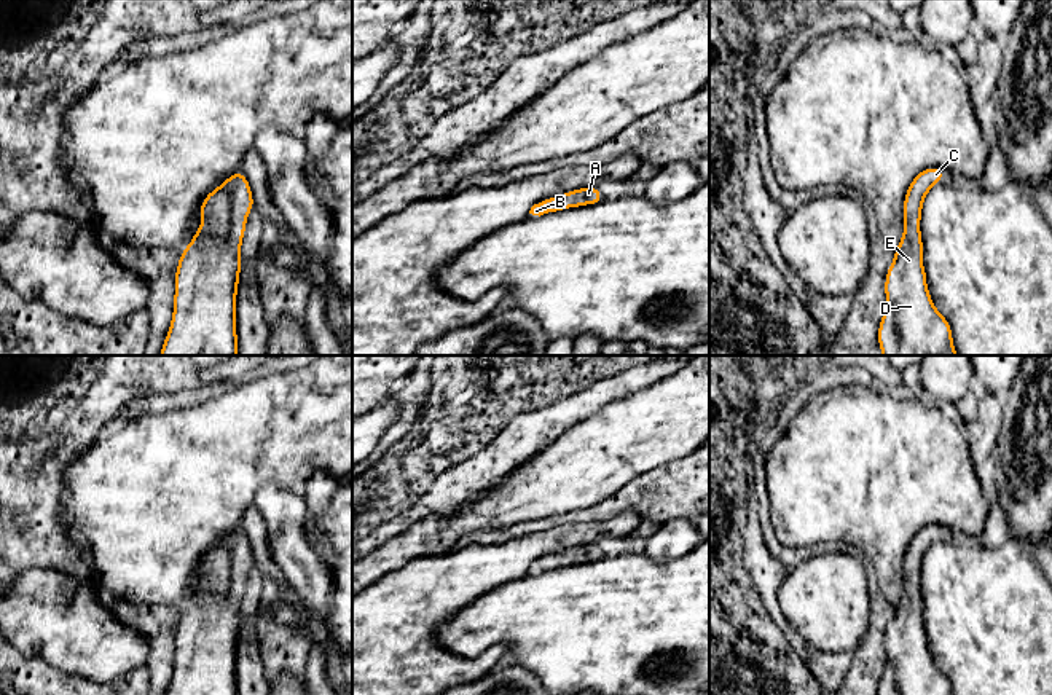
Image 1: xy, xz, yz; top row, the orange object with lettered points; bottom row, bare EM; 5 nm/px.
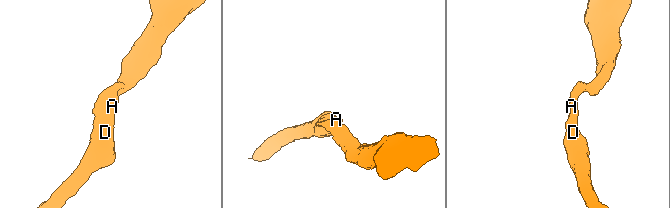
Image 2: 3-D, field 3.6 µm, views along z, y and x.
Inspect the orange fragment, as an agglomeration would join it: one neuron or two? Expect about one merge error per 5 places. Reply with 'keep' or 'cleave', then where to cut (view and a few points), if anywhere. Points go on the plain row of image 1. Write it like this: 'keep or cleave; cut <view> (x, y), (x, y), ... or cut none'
keep; cut none

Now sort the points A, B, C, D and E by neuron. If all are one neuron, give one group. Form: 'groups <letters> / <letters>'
groups A B C D E

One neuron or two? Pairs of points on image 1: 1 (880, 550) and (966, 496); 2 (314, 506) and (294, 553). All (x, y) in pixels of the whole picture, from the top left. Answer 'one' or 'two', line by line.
1: one
2: two

